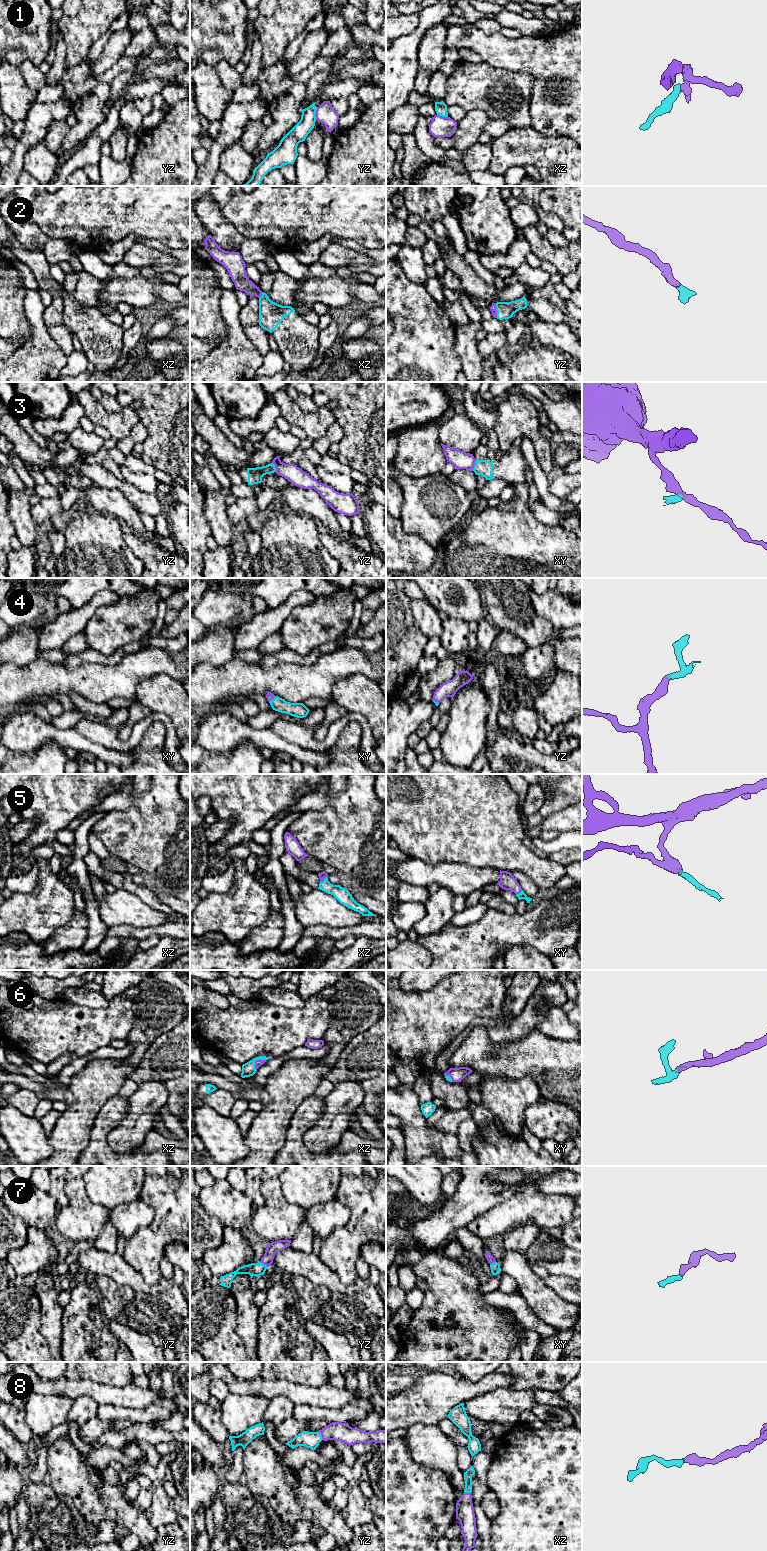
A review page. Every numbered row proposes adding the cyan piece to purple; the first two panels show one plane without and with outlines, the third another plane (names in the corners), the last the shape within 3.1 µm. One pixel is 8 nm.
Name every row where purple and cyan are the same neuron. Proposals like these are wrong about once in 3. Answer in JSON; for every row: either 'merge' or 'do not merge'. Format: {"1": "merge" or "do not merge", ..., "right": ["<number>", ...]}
{"1": "do not merge", "2": "merge", "3": "do not merge", "4": "merge", "5": "merge", "6": "merge", "7": "merge", "8": "merge", "right": ["2", "4", "5", "6", "7", "8"]}

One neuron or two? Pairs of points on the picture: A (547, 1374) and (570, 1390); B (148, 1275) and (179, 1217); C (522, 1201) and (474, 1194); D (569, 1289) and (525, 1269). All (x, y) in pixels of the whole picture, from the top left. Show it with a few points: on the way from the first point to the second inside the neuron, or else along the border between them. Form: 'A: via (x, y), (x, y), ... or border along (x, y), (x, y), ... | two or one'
A: border along (571, 1379), (561, 1389) | two
B: via (148, 1261), (148, 1248), (165, 1231) | one
C: border along (525, 1185), (517, 1188), (486, 1212) | two
D: border along (543, 1279), (560, 1296) | two

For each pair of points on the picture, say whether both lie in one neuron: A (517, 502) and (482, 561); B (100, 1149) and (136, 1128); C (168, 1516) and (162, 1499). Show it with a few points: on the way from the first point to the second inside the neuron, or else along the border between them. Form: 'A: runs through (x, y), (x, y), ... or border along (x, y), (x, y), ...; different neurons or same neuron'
A: runs through (514, 517), (508, 535), (497, 546); same neuron
B: border along (119, 1123), (106, 1142), (123, 1154); different neurons
C: runs through (164, 1512), (162, 1510), (162, 1503); same neuron

